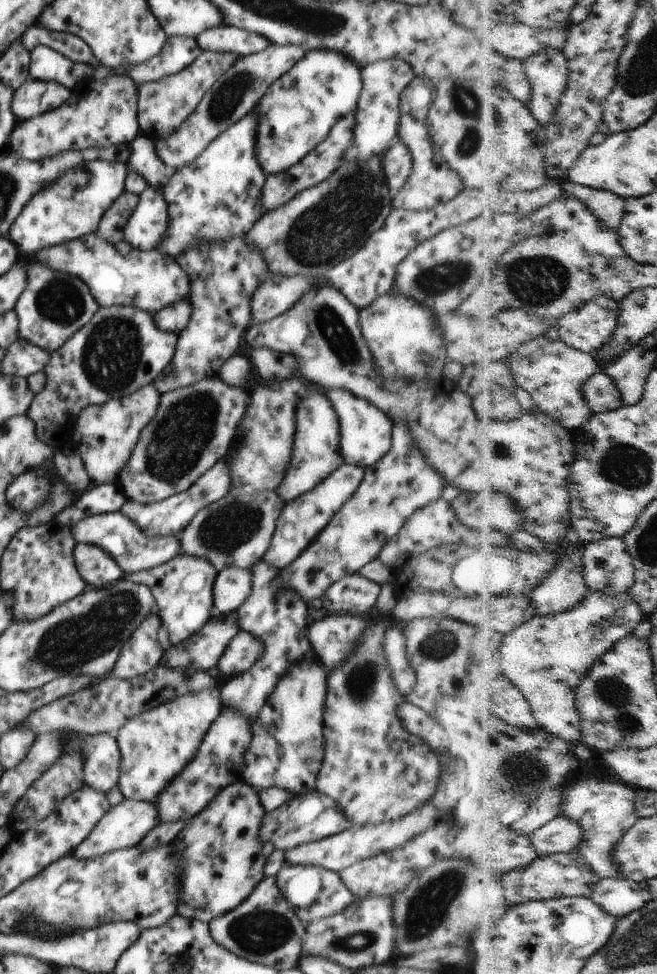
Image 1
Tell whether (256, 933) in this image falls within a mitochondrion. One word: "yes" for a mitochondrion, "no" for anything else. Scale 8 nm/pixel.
yes

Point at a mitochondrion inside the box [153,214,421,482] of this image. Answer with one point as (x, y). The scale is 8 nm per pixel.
(332, 328)

